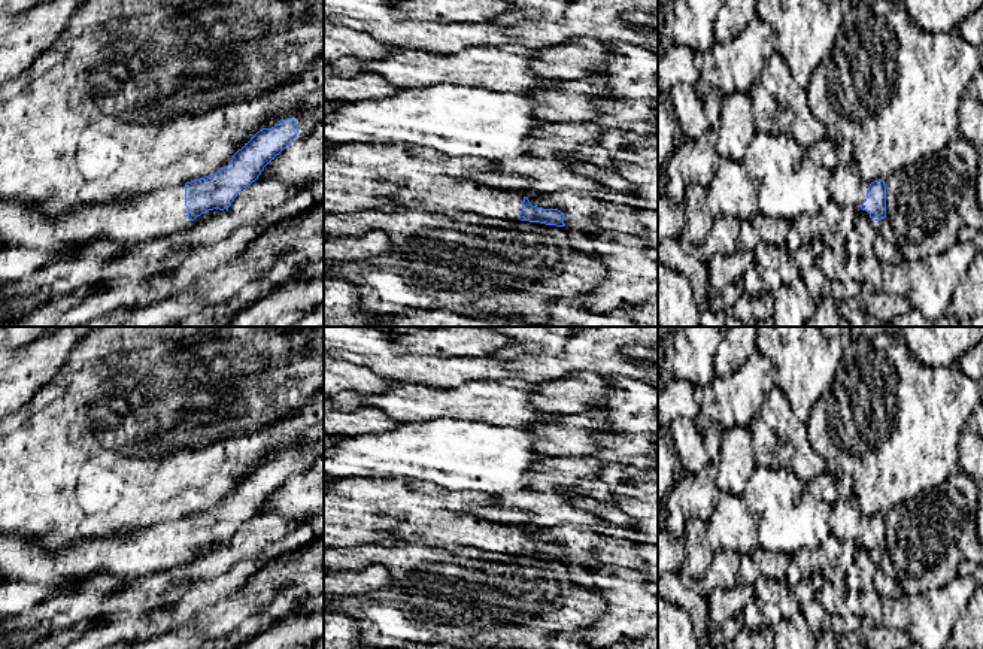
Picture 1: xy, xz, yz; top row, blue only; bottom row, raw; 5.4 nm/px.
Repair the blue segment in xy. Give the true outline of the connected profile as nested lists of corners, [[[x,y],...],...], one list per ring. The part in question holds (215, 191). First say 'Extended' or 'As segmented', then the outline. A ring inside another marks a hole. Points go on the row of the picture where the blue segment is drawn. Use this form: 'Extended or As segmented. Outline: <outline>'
Extended. Outline: [[[292,118],[280,119],[271,128],[263,128],[251,137],[233,155],[231,163],[221,167],[218,173],[122,201],[55,213],[48,209],[34,209],[30,204],[0,200],[0,240],[24,248],[43,248],[46,243],[54,242],[63,255],[76,254],[92,240],[152,246],[158,239],[176,233],[186,218],[194,221],[204,212],[228,209],[237,194],[258,179],[264,167],[297,137],[297,133],[298,124]]]

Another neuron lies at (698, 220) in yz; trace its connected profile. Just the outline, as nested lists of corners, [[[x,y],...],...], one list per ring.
[[[698,184],[688,185],[685,191],[685,237],[688,248],[698,248],[709,236],[715,216],[706,204],[706,188]]]

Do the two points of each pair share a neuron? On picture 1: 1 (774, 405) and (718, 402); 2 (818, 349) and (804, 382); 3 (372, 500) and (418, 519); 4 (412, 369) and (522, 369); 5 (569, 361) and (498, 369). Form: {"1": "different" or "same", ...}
{"1": "different", "2": "same", "3": "same", "4": "same", "5": "same"}

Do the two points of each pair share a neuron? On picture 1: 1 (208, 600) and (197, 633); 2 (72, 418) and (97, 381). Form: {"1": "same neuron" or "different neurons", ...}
{"1": "different neurons", "2": "same neuron"}

